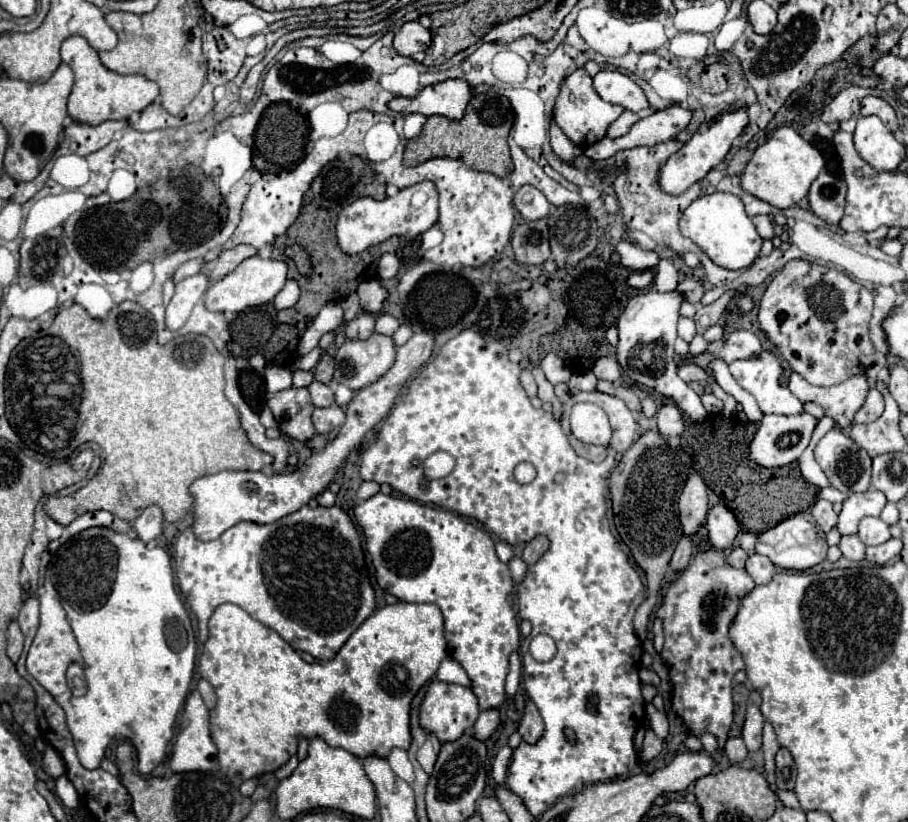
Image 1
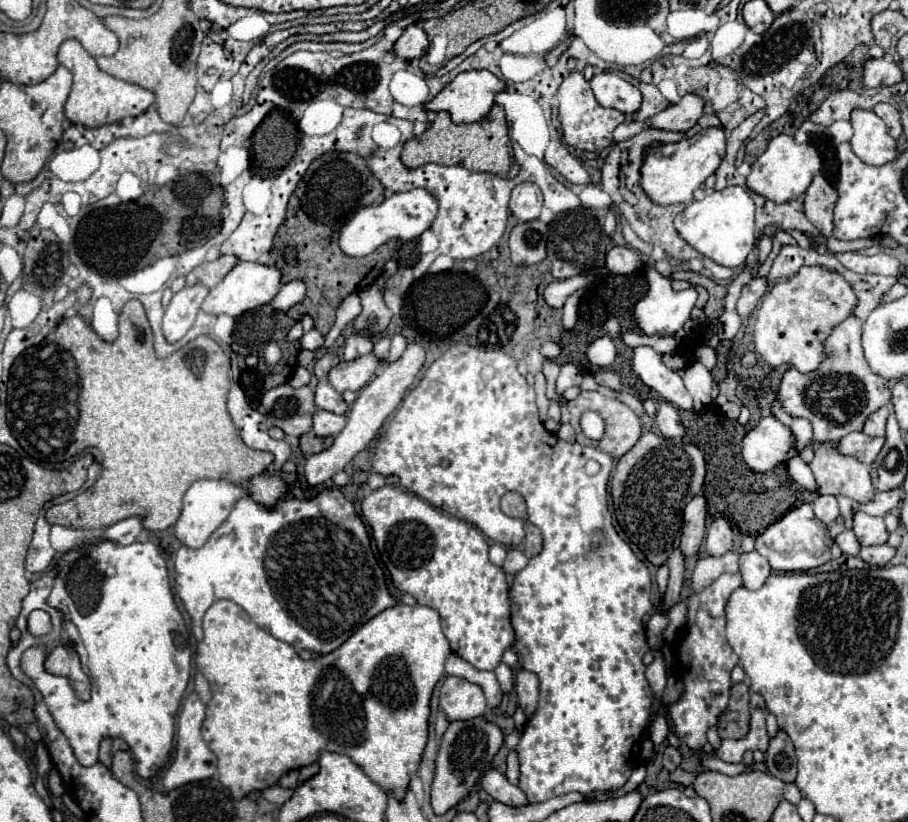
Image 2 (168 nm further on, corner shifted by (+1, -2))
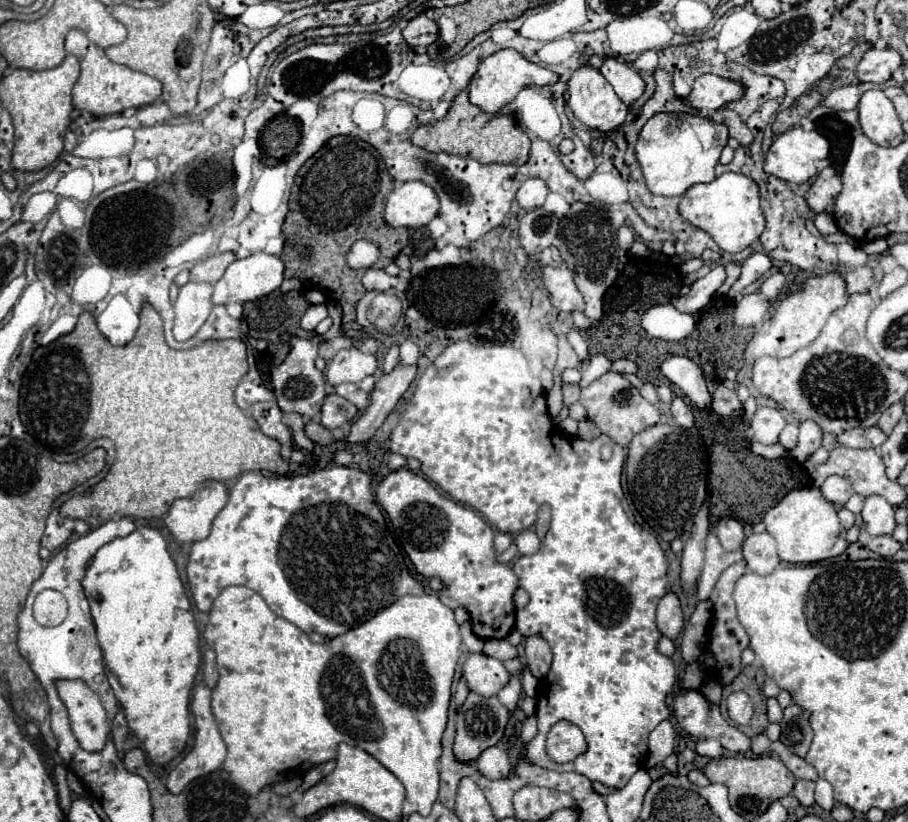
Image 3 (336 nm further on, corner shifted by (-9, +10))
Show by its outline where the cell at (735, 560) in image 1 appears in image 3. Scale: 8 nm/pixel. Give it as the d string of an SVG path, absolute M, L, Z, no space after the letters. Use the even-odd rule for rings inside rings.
M709 534L709 538L707 538L707 552L705 552L705 564L703 564L699 582L697 582L697 600L707 600L711 590L713 590L713 586L715 586L715 582L717 582L717 578L721 576L721 572L725 568L729 568L731 564L739 562L739 560L743 560L741 550L727 552L719 544L717 536Z

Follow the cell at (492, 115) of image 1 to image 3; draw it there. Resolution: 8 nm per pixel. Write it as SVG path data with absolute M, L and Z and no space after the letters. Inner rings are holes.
M465 90L455 96L455 100L451 102L451 108L443 120L419 126L413 132L411 142L429 152L447 152L447 154L457 154L457 156L469 156L483 164L503 162L503 164L517 164L517 166L527 162L529 146L531 146L527 134L521 130L521 126L517 126L517 122L511 114L483 112L481 108L477 108L469 102L469 96Z

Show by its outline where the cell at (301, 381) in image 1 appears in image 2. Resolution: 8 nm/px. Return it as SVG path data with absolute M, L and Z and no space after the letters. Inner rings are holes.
M297 368L297 370L293 372L291 380L289 380L289 384L291 384L293 388L301 388L301 386L305 386L305 384L309 384L309 382L311 382L311 372L309 372L307 368Z

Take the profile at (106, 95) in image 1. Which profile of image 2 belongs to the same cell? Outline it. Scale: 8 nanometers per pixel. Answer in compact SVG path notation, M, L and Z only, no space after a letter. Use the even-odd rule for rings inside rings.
M67 40L59 48L59 64L69 68L73 74L73 88L71 94L65 102L65 116L73 124L83 124L83 126L103 126L103 124L115 124L127 116L139 116L143 114L153 102L155 94L137 86L129 84L125 80L119 80L111 74L105 74L99 70L97 62L93 56L85 52L85 48L77 40Z

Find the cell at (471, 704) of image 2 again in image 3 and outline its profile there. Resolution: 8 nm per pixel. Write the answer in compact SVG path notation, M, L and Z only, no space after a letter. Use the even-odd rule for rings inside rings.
M471 654L463 664L463 678L467 680L467 688L479 696L495 696L509 680L509 672L505 670L501 660L495 660L485 654Z

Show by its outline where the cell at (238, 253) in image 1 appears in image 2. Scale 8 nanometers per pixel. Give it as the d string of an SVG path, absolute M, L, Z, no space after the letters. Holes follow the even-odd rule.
M221 256L219 260L215 262L203 262L199 264L195 270L191 270L187 274L187 286L193 286L193 284L203 284L207 288L213 288L215 284L219 284L225 274L237 264L237 258L235 256Z

